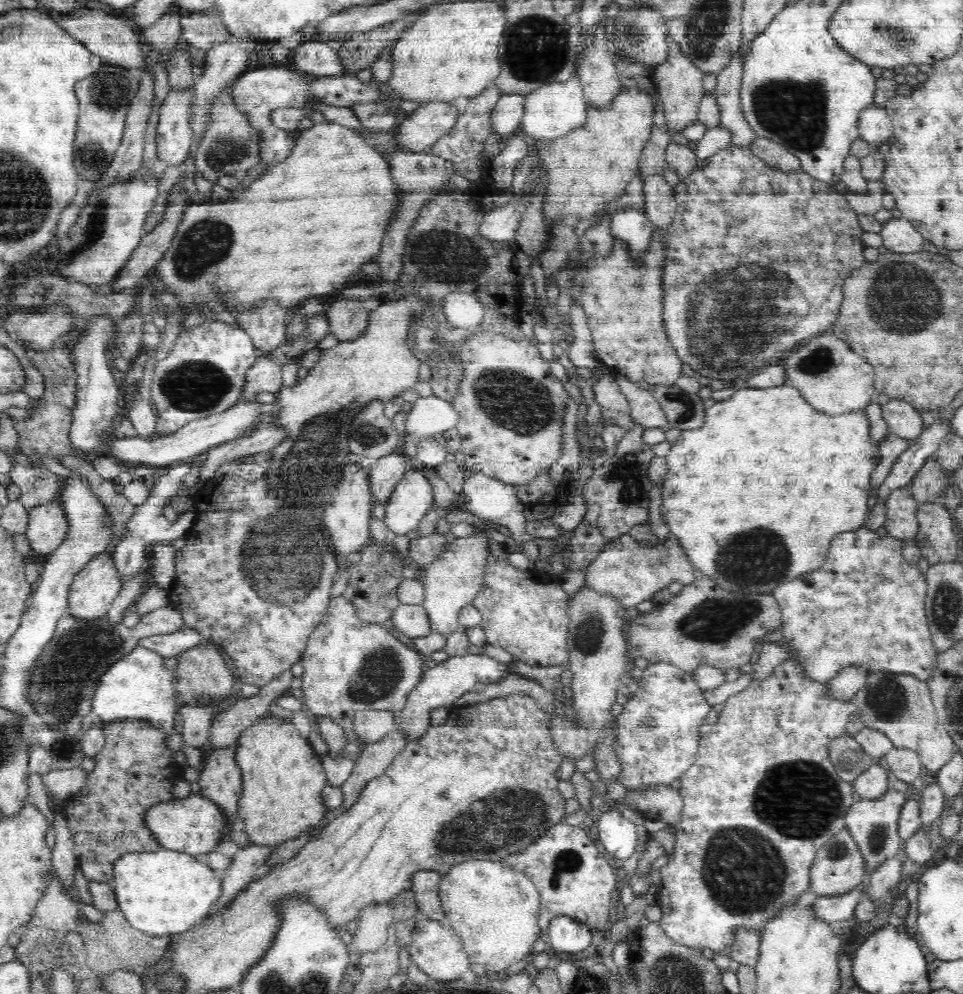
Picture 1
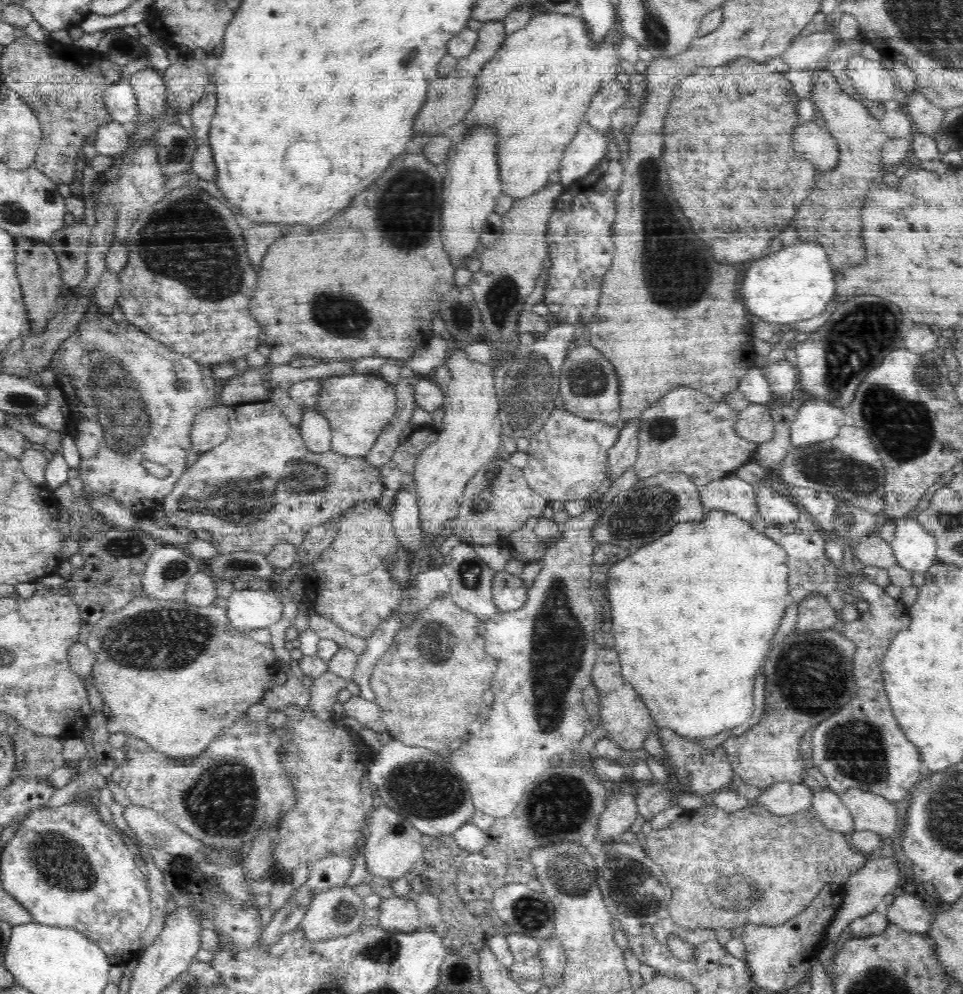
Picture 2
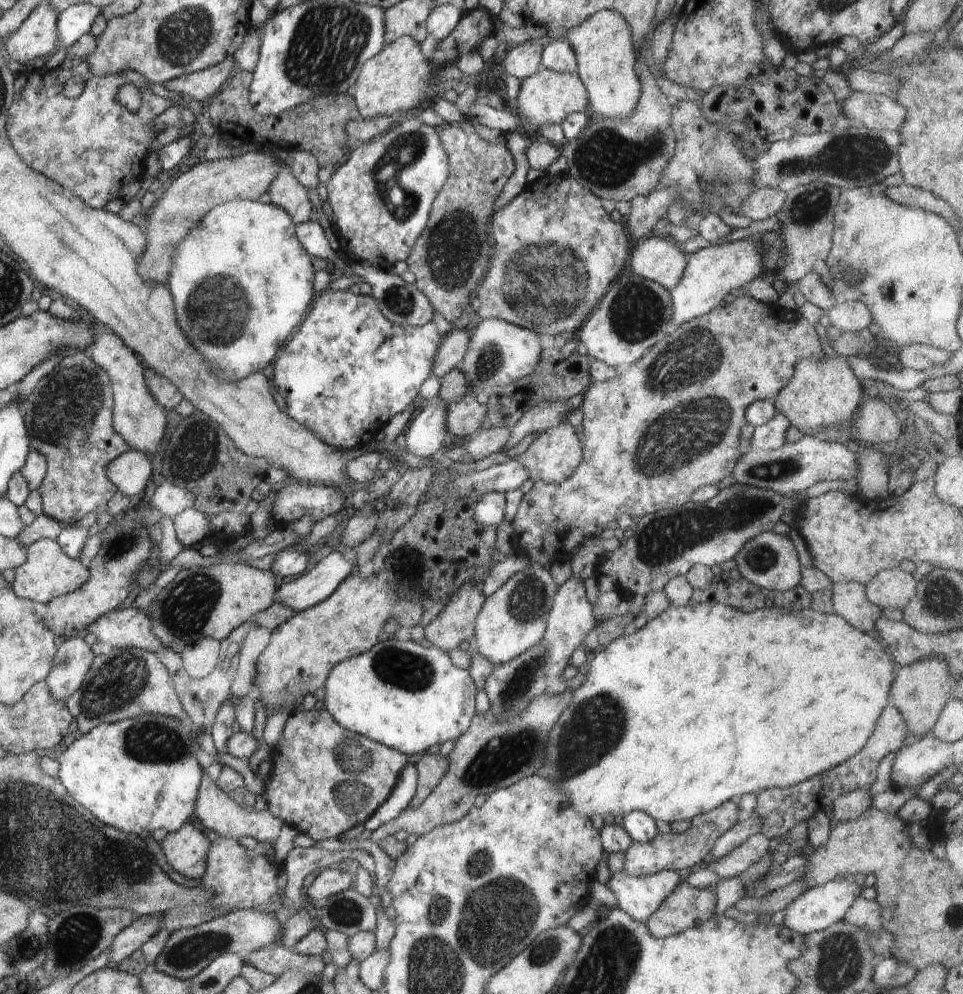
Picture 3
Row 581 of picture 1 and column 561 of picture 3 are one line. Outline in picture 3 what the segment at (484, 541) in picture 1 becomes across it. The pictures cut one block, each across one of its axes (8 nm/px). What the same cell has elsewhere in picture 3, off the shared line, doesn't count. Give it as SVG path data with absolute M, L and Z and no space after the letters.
M568 419L562 421L558 426L549 428L534 439L534 441L520 454L513 458L525 466L528 470L528 476L542 482L556 485L564 482L572 476L572 473L580 466L582 462L582 446L574 427Z

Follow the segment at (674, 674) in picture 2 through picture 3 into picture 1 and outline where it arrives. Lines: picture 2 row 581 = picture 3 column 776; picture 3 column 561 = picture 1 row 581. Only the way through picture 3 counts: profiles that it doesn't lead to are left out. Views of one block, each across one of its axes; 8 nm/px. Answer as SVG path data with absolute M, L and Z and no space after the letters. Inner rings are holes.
M778 385L768 388L743 388L738 386L736 392L727 399L716 401L705 410L705 421L700 428L684 430L676 441L671 443L667 458L669 467L662 485L661 513L670 529L670 537L678 538L684 547L686 557L700 575L714 580L716 589L735 594L773 594L779 584L790 582L802 574L819 569L826 560L827 550L834 538L842 532L852 532L865 524L870 515L873 500L869 494L871 475L879 464L879 445L870 437L870 421L865 411L852 411L839 415L826 415L812 407L798 389L790 385ZM742 532L742 542L726 542L730 536Z

